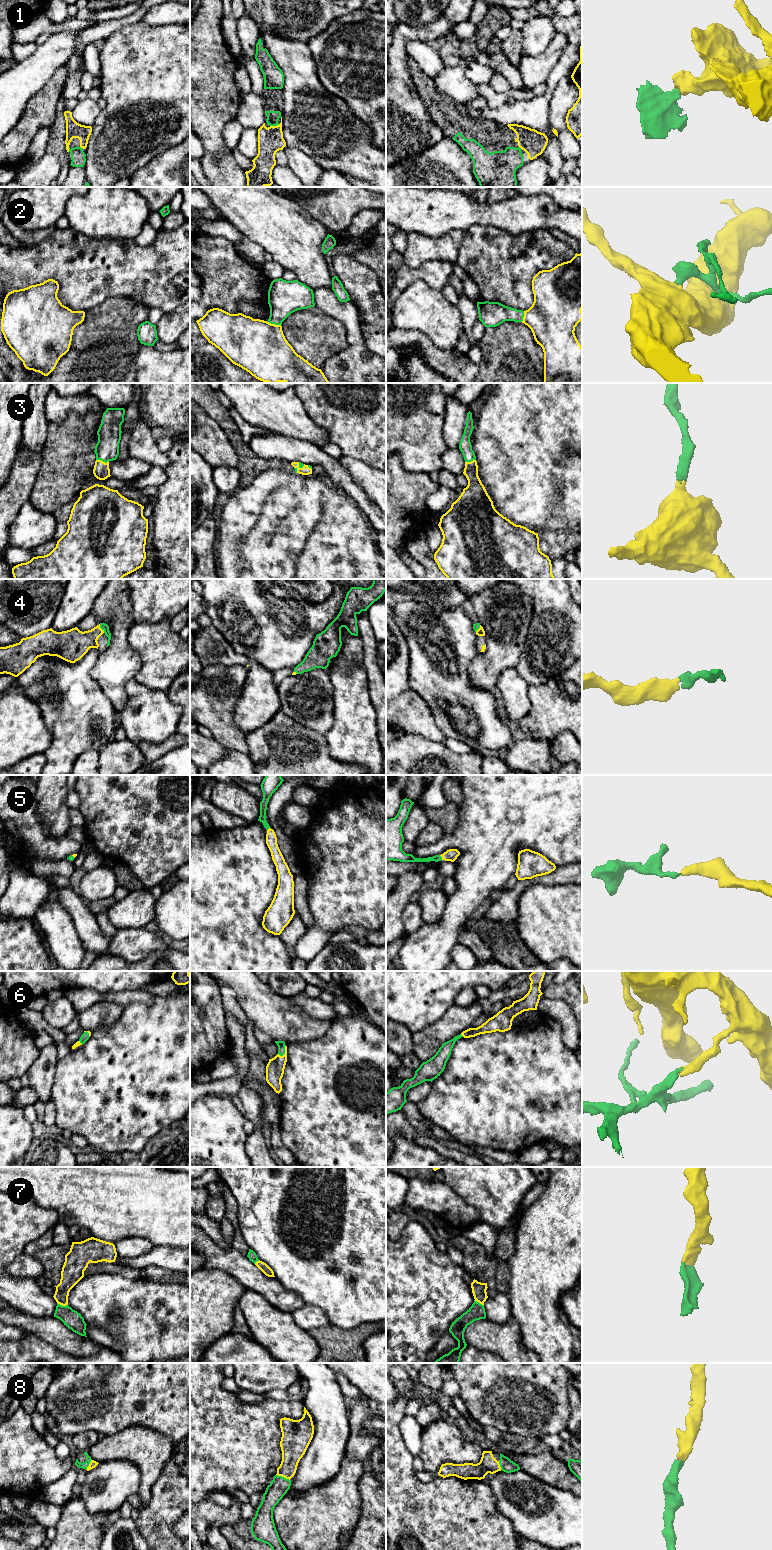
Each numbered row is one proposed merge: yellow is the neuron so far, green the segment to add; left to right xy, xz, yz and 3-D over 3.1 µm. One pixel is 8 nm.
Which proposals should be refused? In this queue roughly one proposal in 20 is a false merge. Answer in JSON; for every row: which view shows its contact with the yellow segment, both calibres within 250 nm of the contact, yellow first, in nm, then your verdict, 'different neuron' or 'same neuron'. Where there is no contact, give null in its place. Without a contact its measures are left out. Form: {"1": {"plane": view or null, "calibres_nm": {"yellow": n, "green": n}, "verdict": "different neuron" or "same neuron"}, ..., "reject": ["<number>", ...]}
{"1": {"plane": "xz", "calibres_nm": {"yellow": 200, "green": 100}, "verdict": "same neuron"}, "2": {"plane": "xz", "calibres_nm": {"yellow": 420, "green": 280}, "verdict": "same neuron"}, "3": {"plane": "xy", "calibres_nm": {"yellow": 140, "green": 190}, "verdict": "same neuron"}, "4": {"plane": "xy", "calibres_nm": {"yellow": 240, "green": 60}, "verdict": "same neuron"}, "5": {"plane": "yz", "calibres_nm": {"yellow": 100, "green": 60}, "verdict": "same neuron"}, "6": {"plane": "xz", "calibres_nm": {"yellow": 140, "green": 70}, "verdict": "same neuron"}, "7": {"plane": "xy", "calibres_nm": {"yellow": 160, "green": 150}, "verdict": "same neuron"}, "8": {"plane": "xz", "calibres_nm": {"yellow": 200, "green": 150}, "verdict": "same neuron"}, "reject": []}

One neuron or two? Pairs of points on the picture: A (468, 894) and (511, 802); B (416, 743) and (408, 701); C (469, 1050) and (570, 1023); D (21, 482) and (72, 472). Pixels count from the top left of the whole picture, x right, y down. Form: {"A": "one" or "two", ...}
{"A": "one", "B": "two", "C": "two", "D": "two"}

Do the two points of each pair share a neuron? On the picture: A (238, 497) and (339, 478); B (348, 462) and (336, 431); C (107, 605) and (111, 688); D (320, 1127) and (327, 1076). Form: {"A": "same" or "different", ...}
{"A": "different", "B": "different", "C": "same", "D": "same"}

